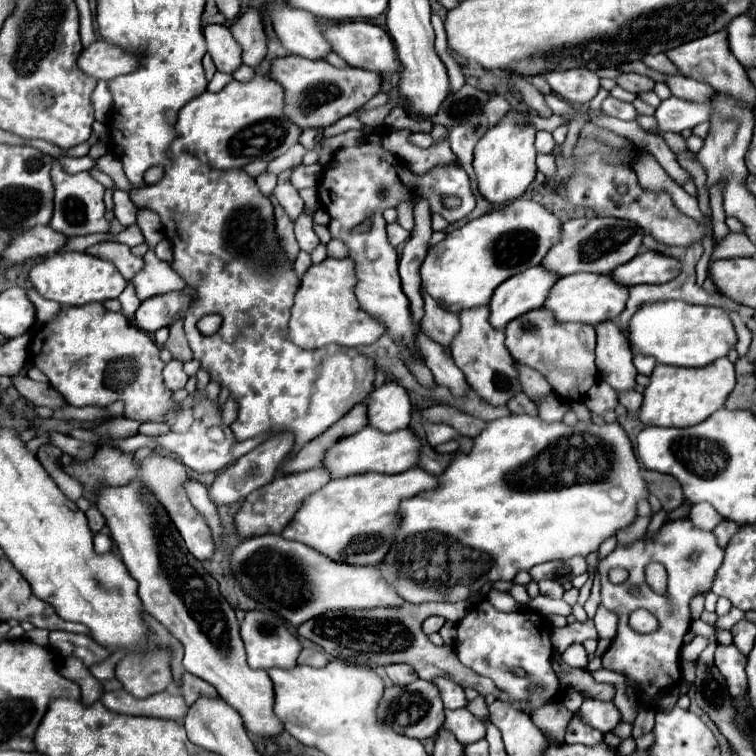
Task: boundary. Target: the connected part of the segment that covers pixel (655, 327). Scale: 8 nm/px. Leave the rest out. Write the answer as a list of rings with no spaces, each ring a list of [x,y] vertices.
[[[658,301],[644,303],[632,315],[628,325],[628,341],[634,353],[652,355],[658,363],[678,367],[704,367],[718,357],[728,355],[728,349],[736,343],[736,331],[728,313],[720,307],[690,305],[682,301]]]

